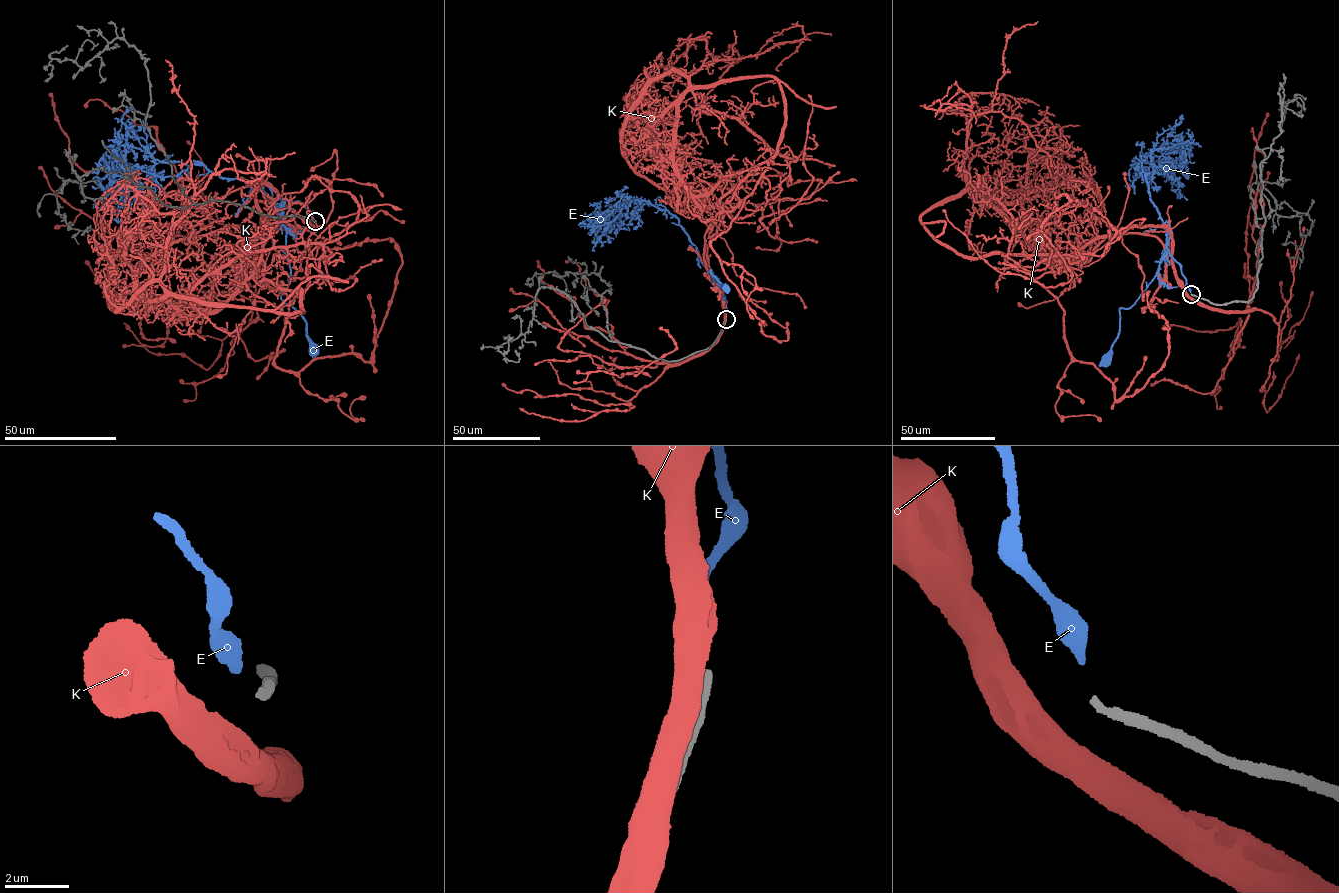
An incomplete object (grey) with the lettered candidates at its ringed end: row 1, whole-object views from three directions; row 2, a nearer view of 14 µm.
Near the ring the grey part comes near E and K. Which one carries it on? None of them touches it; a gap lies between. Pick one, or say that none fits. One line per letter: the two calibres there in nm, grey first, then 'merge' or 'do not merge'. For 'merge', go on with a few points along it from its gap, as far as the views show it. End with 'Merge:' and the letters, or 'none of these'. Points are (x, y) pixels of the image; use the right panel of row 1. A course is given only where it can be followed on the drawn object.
E: 240 nm thick on the grey side, 400 nm on the other; do not merge
K: 240 nm thick on the grey side, 800 nm on the other; do not merge
Merge: none of these

